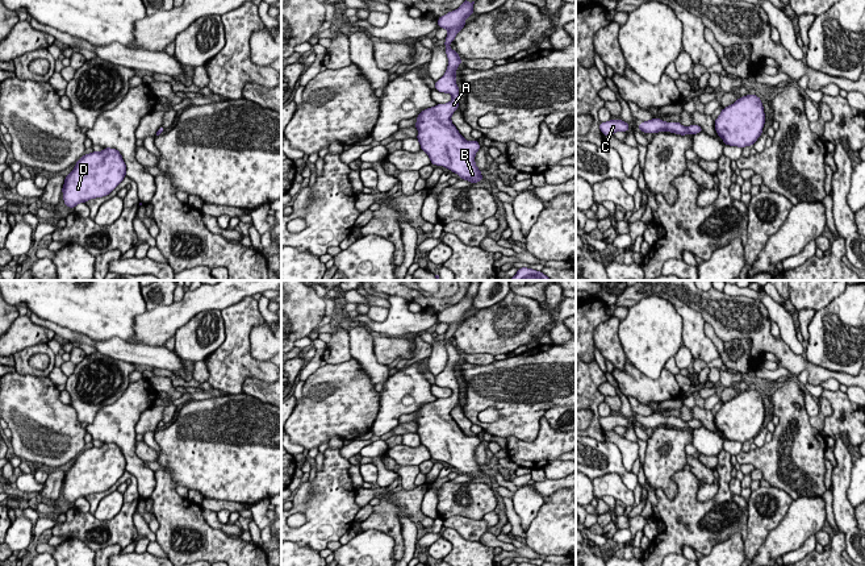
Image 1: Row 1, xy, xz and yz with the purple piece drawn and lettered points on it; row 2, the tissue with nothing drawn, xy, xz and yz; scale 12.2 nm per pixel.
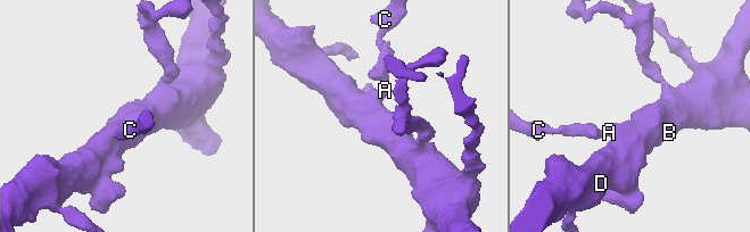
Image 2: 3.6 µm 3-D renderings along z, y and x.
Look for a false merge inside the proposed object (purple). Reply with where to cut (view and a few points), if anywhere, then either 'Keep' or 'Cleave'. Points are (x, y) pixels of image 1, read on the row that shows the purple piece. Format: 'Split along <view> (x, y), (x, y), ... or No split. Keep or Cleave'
No split. Keep

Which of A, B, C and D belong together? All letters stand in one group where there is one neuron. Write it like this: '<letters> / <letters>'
A B C D

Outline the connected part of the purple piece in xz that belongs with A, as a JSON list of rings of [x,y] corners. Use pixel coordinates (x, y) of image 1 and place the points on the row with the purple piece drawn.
[[[467,0],[455,11],[436,18],[438,28],[448,30],[444,38],[446,54],[448,66],[446,74],[435,82],[435,90],[444,93],[451,93],[452,100],[446,104],[436,104],[432,108],[422,111],[417,116],[418,129],[417,140],[421,150],[423,150],[431,165],[443,166],[457,174],[461,179],[471,183],[484,180],[481,171],[475,163],[475,155],[480,150],[477,140],[465,141],[451,121],[452,113],[459,108],[459,87],[456,84],[456,70],[463,59],[450,47],[456,34],[465,26],[465,18],[473,12],[473,4]]]

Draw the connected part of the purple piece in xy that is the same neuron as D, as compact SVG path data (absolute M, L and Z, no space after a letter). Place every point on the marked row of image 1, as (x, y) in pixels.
M105 147L103 151L84 154L66 176L62 188L66 207L109 195L125 178L126 165L118 150Z

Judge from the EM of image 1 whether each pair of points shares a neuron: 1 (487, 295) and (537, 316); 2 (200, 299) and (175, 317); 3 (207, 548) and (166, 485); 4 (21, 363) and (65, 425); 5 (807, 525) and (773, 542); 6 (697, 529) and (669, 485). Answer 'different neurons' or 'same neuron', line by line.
1: different neurons
2: same neuron
3: same neuron
4: different neurons
5: same neuron
6: different neurons

